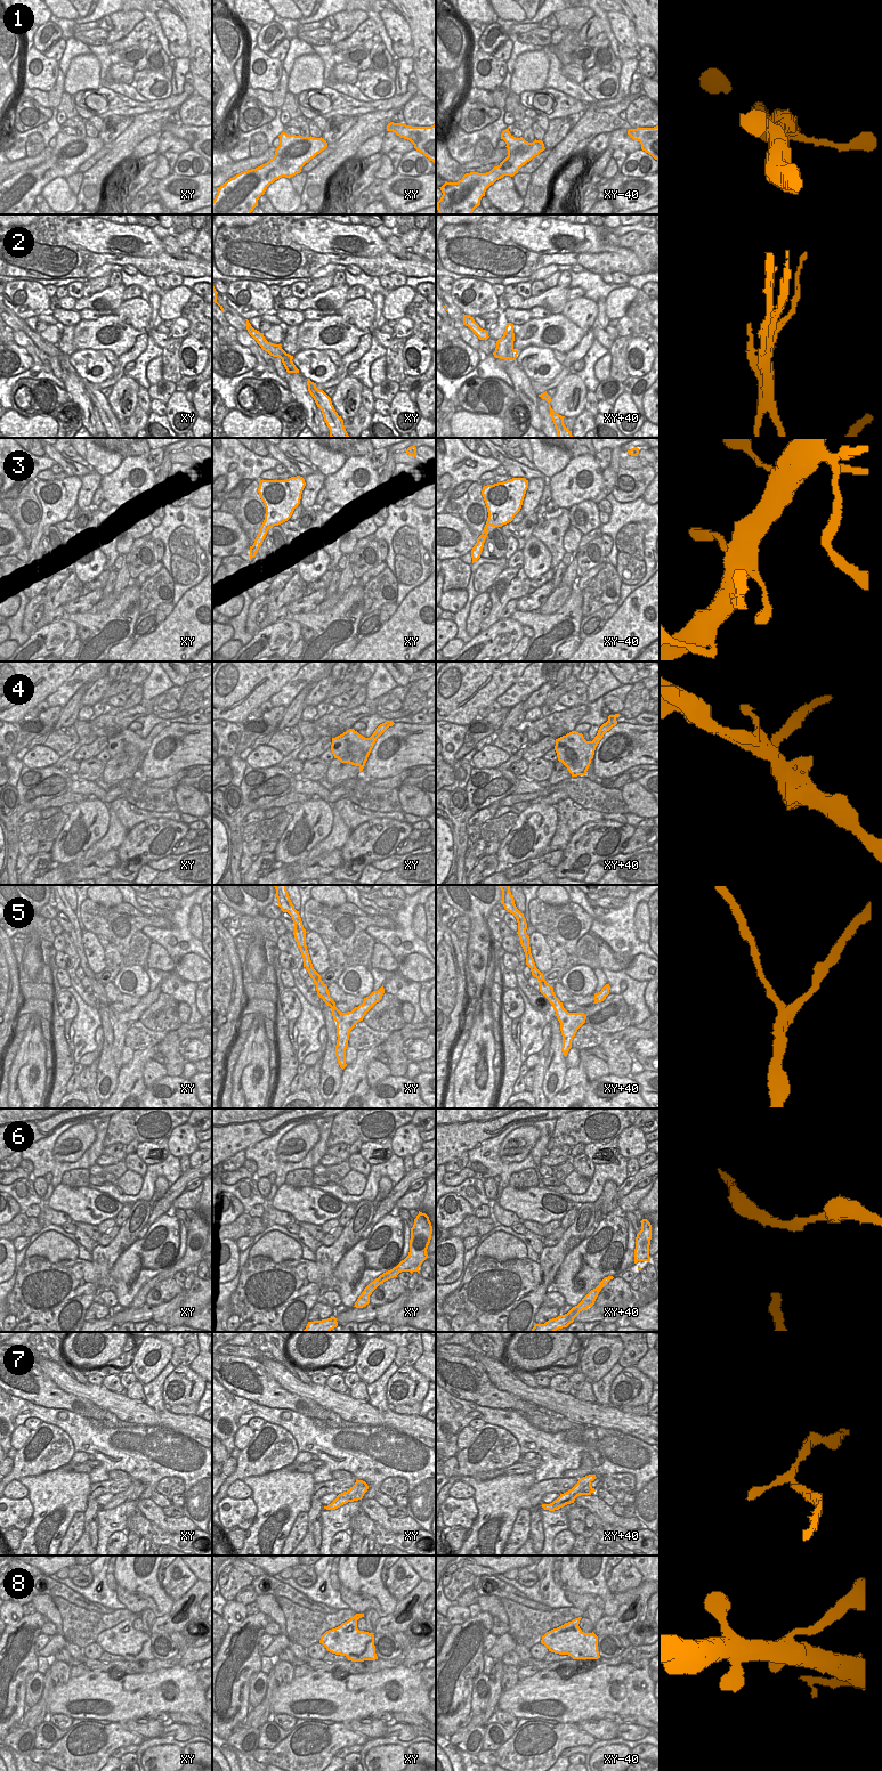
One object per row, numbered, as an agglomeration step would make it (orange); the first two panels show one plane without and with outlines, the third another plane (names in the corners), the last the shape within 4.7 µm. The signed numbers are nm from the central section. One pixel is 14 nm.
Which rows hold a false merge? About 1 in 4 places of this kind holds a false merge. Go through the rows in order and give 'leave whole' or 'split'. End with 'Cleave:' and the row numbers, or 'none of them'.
1: leave whole
2: split
3: leave whole
4: leave whole
5: leave whole
6: leave whole
7: leave whole
8: leave whole
Cleave: 2

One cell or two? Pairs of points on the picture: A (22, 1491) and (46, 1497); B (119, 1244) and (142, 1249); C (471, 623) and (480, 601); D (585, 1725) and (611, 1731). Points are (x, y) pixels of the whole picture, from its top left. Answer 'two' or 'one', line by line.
A: two
B: two
C: one
D: one

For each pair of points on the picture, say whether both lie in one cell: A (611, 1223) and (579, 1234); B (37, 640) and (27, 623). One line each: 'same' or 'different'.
A: different
B: different

